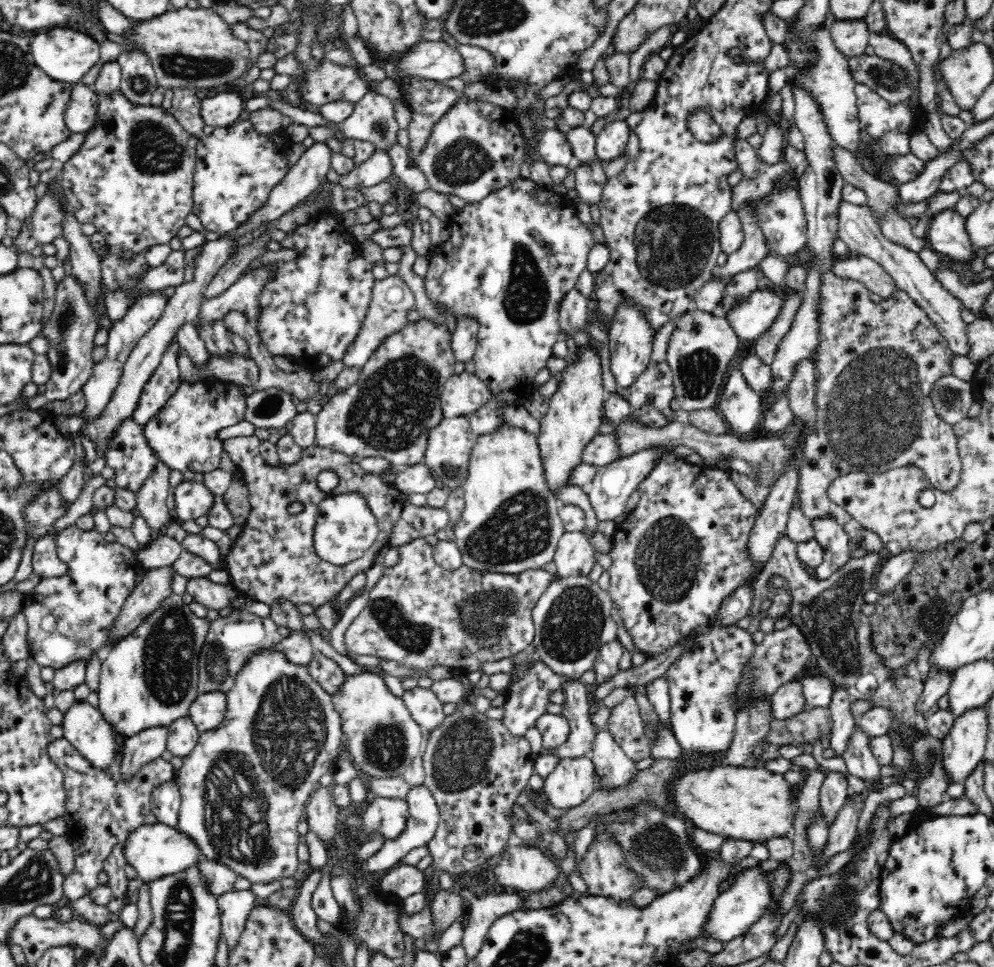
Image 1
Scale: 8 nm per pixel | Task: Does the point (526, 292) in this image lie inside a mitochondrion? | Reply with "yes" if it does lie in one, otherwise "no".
yes

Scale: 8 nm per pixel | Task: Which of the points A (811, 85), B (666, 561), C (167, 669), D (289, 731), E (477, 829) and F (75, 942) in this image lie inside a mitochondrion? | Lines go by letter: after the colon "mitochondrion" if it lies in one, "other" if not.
A: other
B: mitochondrion
C: mitochondrion
D: mitochondrion
E: other
F: other

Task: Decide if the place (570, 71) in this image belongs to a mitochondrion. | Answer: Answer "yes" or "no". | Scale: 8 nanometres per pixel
no

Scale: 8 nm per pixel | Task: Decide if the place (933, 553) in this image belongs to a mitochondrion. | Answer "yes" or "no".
no

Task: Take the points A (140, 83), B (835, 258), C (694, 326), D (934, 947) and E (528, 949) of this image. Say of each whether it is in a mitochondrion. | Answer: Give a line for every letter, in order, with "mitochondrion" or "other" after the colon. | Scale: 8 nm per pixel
A: mitochondrion
B: other
C: mitochondrion
D: other
E: mitochondrion

